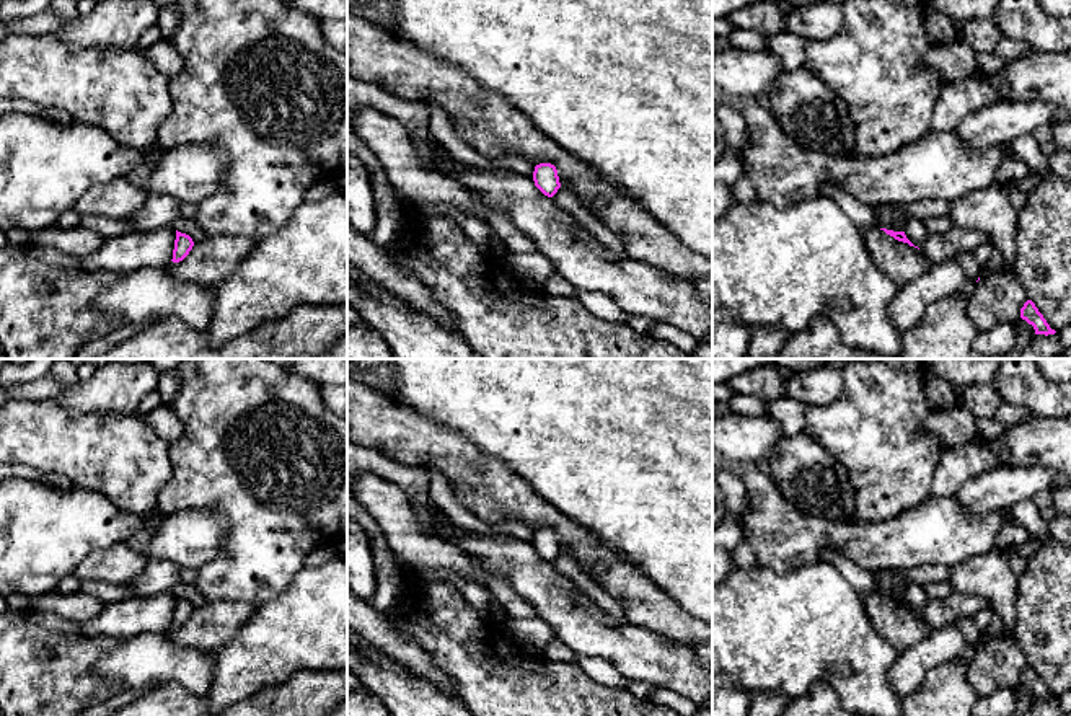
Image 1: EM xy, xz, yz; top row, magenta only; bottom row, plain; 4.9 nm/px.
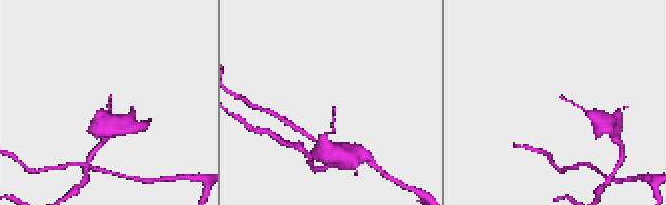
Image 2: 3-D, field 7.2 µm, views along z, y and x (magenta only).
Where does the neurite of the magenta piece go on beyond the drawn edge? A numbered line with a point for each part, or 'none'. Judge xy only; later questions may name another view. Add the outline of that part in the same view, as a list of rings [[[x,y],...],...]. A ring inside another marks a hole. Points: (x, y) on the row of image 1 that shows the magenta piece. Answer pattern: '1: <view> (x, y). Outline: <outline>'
none

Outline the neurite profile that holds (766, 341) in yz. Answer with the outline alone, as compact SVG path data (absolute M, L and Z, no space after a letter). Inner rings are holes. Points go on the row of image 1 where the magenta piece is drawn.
M760 326L751 333L748 347L750 359L778 359L782 346L789 339L789 334L781 326Z

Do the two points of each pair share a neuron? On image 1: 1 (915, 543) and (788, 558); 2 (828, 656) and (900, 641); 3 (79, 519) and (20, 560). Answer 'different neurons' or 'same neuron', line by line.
1: same neuron
2: different neurons
3: same neuron

